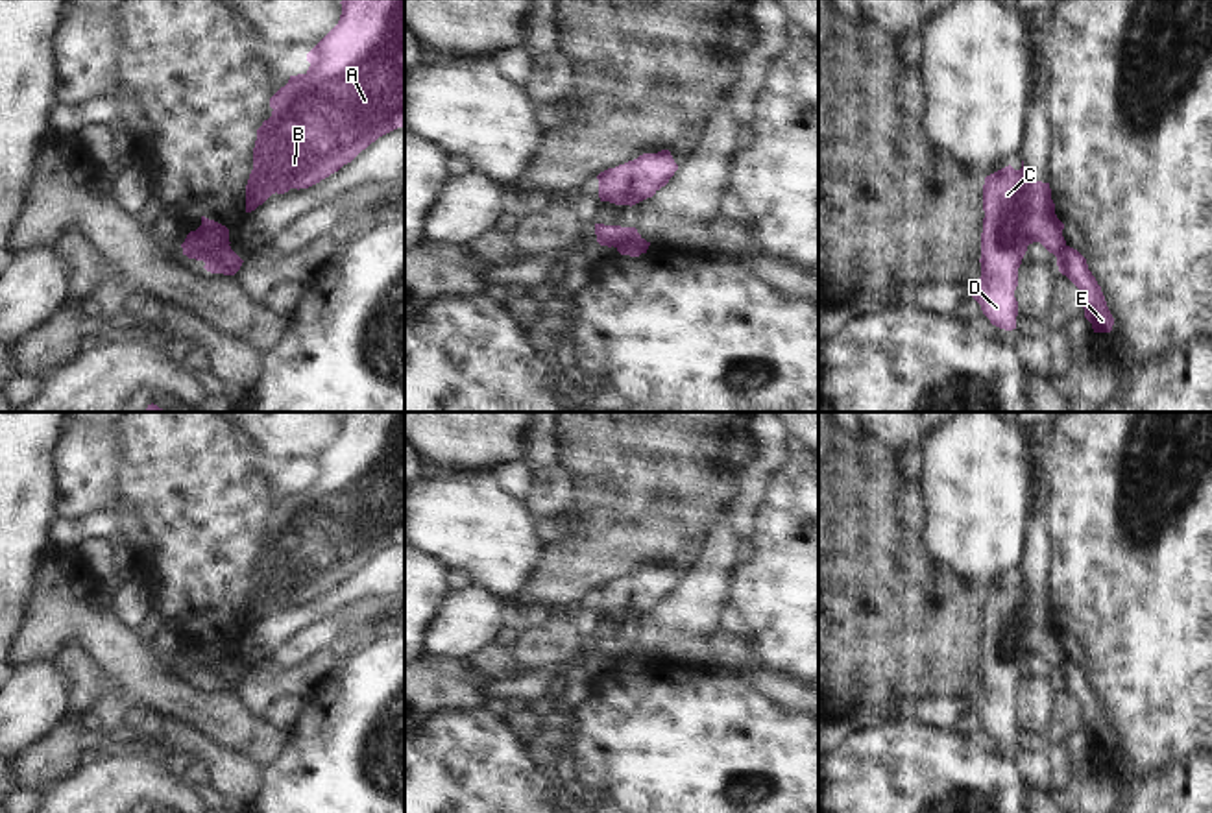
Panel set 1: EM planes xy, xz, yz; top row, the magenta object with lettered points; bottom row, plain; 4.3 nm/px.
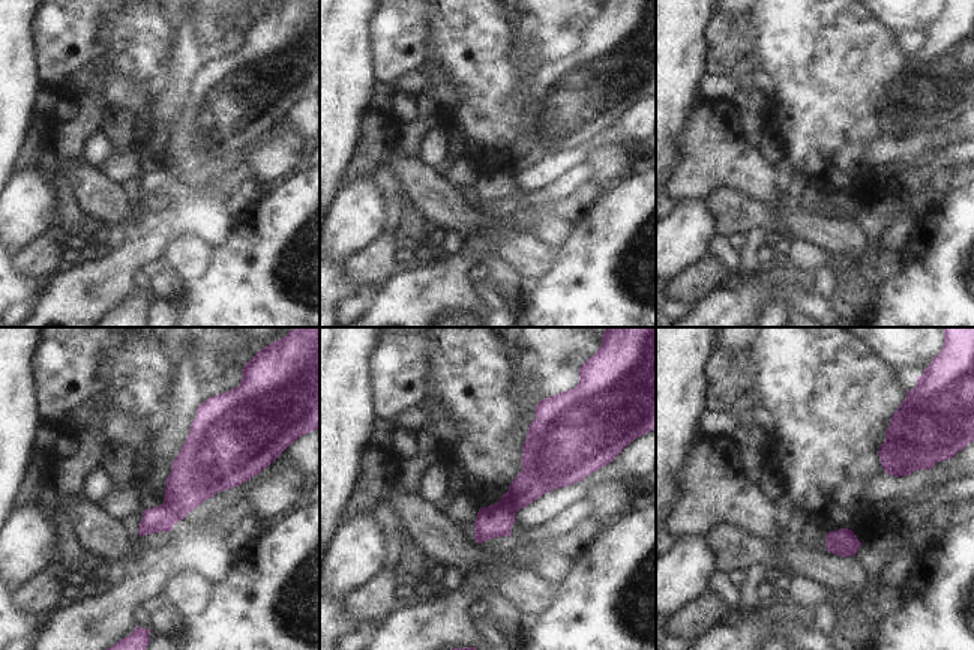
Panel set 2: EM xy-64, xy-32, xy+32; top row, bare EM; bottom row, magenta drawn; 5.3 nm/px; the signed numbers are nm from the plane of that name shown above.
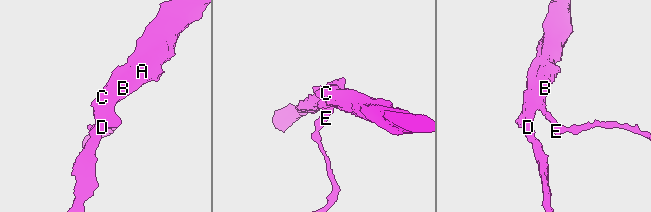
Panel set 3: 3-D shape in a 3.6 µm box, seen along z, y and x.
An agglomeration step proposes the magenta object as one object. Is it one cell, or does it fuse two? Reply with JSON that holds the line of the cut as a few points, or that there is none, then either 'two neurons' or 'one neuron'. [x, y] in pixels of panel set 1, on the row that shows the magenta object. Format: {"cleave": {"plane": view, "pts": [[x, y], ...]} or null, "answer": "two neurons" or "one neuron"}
{"cleave": {"plane": "xy", "pts": [[228, 244], [202, 259]]}, "answer": "two neurons"}

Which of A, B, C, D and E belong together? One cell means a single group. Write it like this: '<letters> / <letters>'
A B C D / E

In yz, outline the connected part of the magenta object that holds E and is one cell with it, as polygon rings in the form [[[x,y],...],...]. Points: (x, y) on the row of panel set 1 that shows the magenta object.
[[[1064,246],[1057,255],[1057,266],[1081,290],[1085,318],[1092,323],[1094,333],[1110,333],[1114,318],[1086,259],[1077,249]]]

